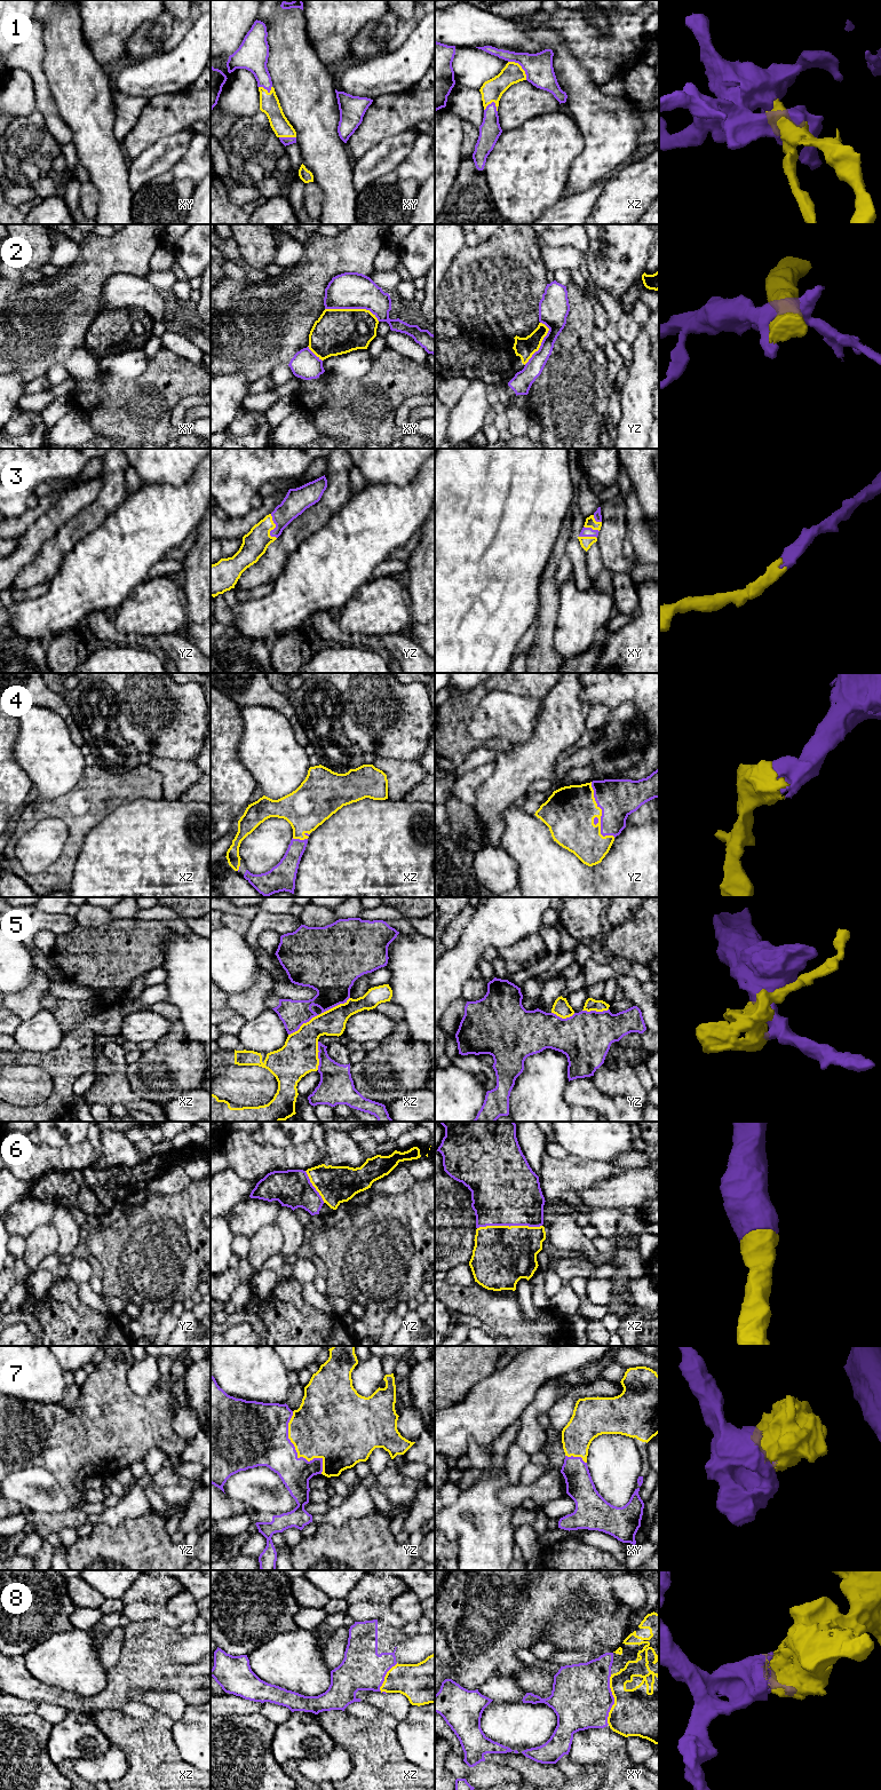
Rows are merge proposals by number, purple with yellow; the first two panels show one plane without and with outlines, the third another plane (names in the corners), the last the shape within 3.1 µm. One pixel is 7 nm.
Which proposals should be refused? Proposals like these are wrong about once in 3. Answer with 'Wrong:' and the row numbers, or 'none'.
Wrong: 2, 5

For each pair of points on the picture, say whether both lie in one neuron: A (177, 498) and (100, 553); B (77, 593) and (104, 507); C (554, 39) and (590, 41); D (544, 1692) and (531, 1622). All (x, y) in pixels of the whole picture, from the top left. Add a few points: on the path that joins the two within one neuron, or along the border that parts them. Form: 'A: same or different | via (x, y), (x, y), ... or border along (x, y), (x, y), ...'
A: same | via (158, 517), (152, 520), (119, 553)
B: different | border along (117, 507), (77, 543)
C: different | border along (540, 25), (552, 29), (579, 62)
D: different | border along (526, 1665), (512, 1678)

